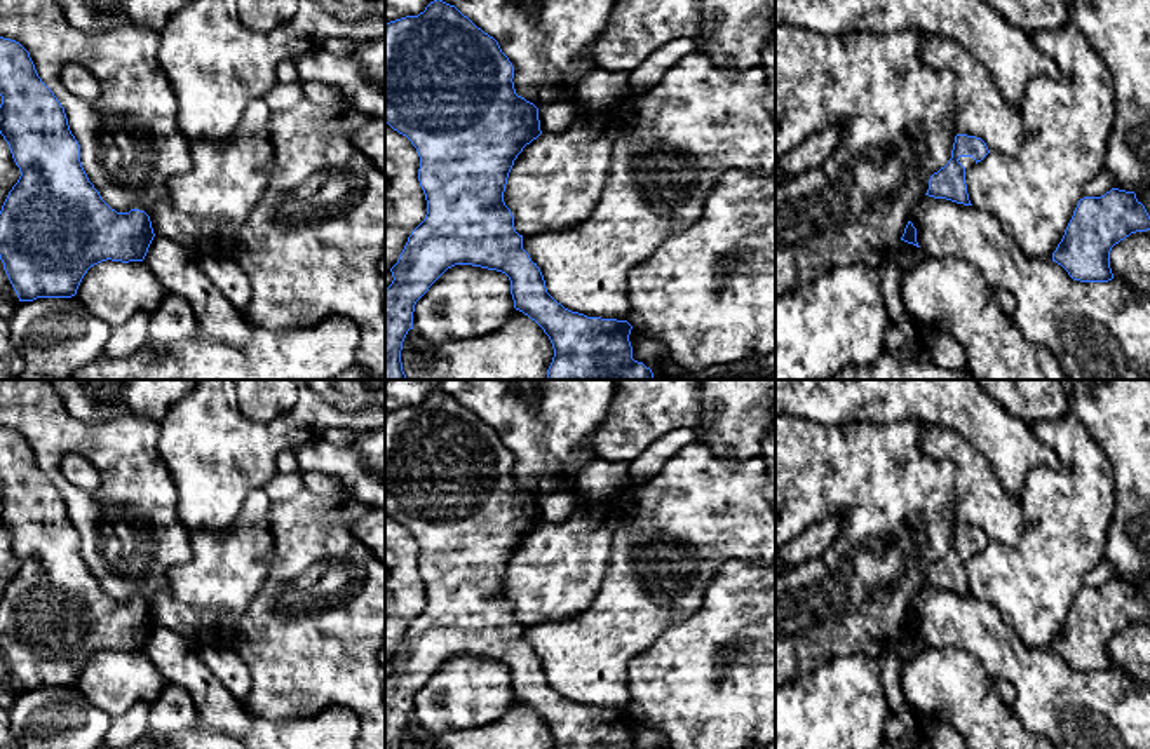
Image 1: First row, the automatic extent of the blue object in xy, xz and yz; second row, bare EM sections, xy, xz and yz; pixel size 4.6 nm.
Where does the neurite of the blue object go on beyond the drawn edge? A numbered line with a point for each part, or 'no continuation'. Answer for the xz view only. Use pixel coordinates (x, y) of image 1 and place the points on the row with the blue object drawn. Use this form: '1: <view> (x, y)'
no continuation

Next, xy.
no continuation

